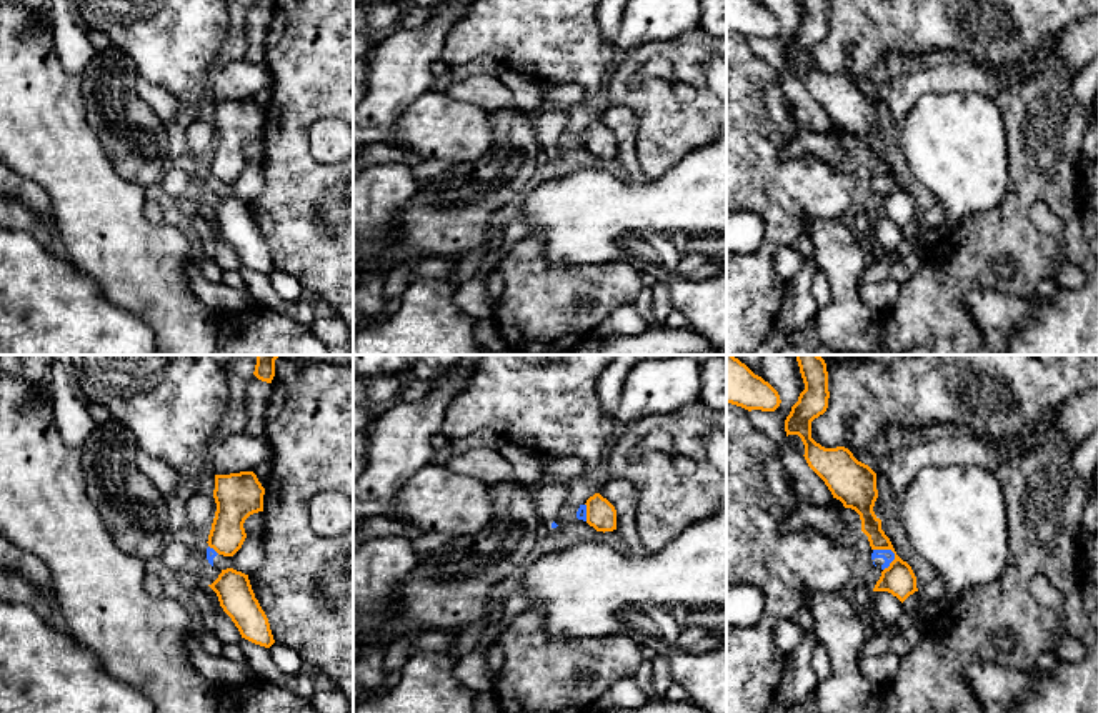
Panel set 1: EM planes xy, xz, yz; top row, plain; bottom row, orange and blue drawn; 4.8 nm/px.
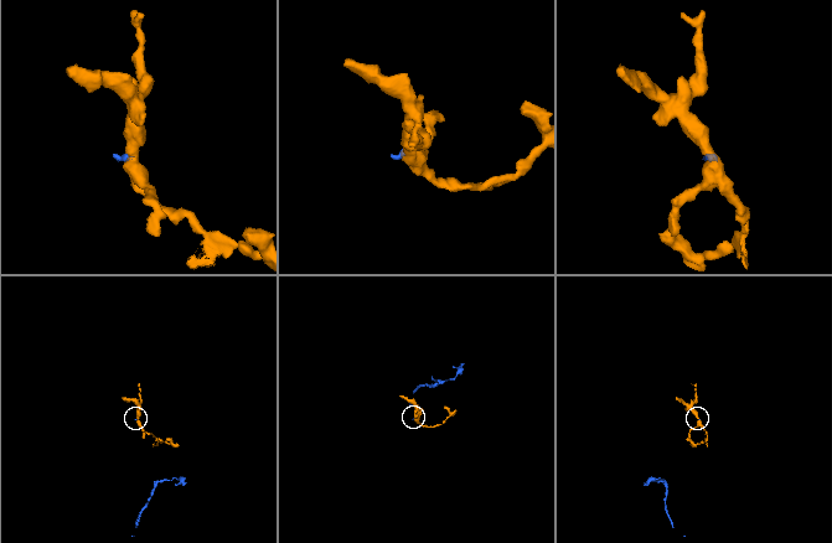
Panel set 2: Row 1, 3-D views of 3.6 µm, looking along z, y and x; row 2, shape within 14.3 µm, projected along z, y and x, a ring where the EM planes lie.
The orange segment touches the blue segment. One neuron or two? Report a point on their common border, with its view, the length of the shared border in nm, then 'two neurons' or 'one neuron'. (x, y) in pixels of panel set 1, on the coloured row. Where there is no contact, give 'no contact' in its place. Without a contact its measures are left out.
contact yz (892, 550); length 120 nm; two neurons

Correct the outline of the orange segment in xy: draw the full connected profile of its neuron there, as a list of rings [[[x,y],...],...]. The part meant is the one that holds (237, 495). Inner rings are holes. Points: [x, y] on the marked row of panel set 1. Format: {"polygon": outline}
{"polygon": [[[253,471],[215,475],[215,518],[208,535],[208,546],[218,555],[233,556],[243,545],[245,520],[263,511],[265,488]]]}

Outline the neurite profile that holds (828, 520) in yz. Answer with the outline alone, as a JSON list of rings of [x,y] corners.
[[[836,498],[823,506],[801,506],[783,521],[781,531],[790,535],[810,526],[825,535],[833,545],[841,546],[841,540],[848,530],[845,510],[843,503]]]

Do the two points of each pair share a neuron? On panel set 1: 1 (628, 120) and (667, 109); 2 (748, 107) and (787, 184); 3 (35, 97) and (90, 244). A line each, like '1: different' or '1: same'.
1: different
2: same
3: same

